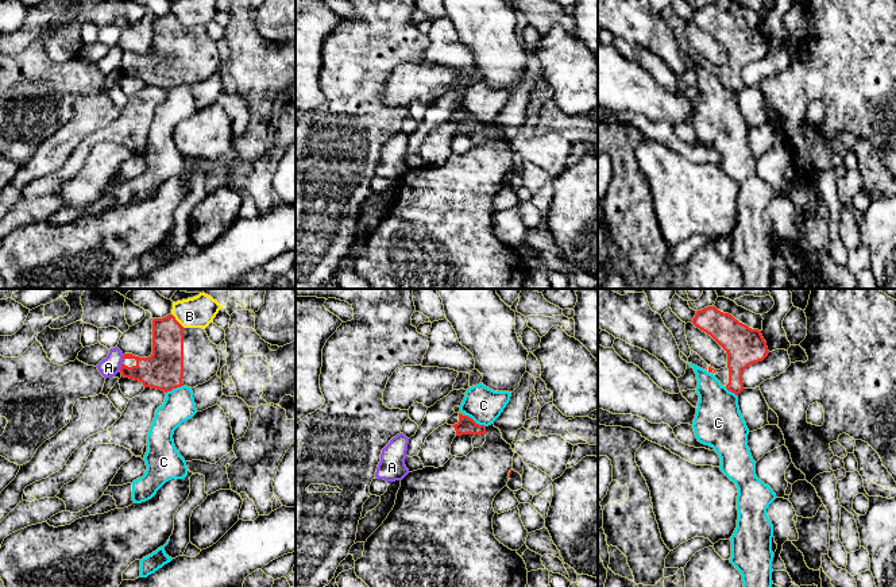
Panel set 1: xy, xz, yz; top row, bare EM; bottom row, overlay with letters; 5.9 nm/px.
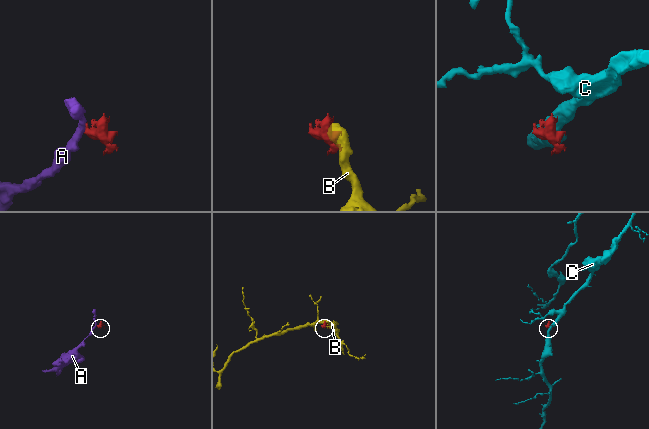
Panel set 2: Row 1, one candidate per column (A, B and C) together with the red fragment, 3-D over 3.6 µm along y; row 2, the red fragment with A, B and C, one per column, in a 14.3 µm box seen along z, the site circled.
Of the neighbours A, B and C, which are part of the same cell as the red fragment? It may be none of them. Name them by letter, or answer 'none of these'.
none of these

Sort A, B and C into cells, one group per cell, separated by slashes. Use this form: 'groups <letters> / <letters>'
groups A / B / C

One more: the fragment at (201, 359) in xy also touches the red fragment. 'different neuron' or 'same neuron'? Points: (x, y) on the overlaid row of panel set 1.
same neuron

